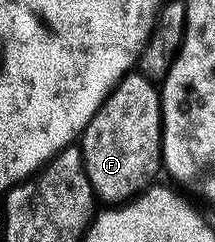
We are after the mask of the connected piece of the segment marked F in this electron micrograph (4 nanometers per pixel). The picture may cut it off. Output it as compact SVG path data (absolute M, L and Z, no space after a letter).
M138 72L127 74L89 120L81 135L83 170L91 192L103 204L126 204L161 174L163 115L156 83Z

